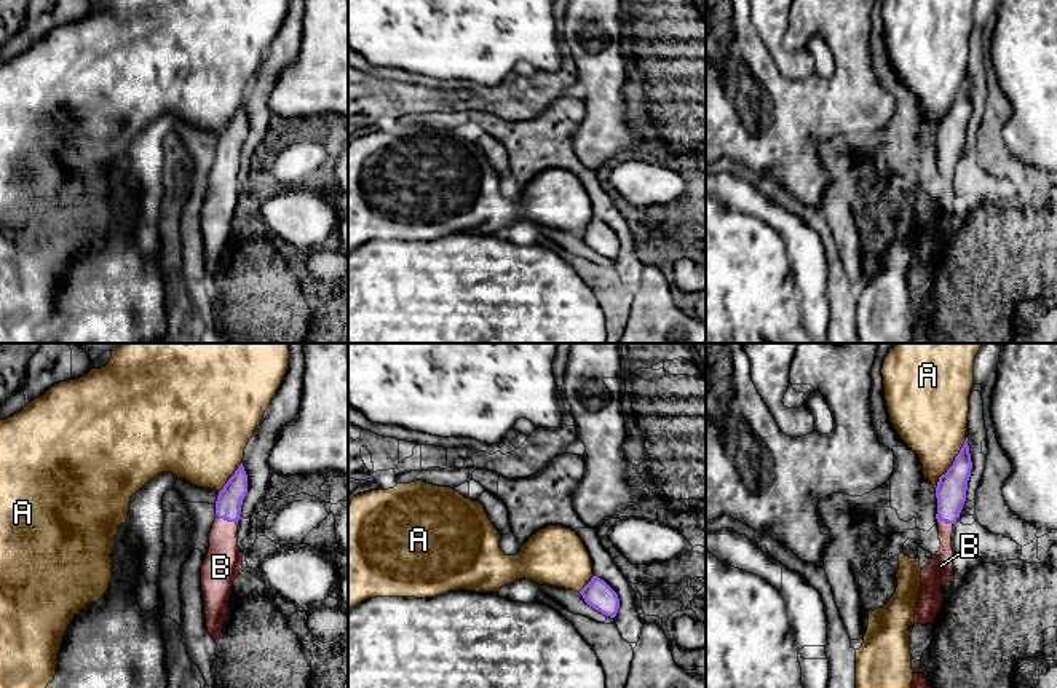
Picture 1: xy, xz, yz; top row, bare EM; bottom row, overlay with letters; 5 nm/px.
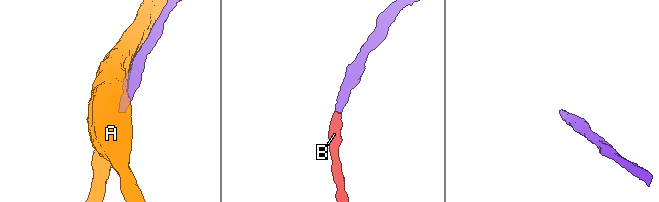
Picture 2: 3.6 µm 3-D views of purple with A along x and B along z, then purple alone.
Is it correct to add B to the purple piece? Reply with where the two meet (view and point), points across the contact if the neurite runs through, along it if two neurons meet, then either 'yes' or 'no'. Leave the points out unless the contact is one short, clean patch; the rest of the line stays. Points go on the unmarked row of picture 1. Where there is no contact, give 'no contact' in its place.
contact xy (227, 162); way xy (230, 141), (227, 162), (224, 205), (221, 209); yes

